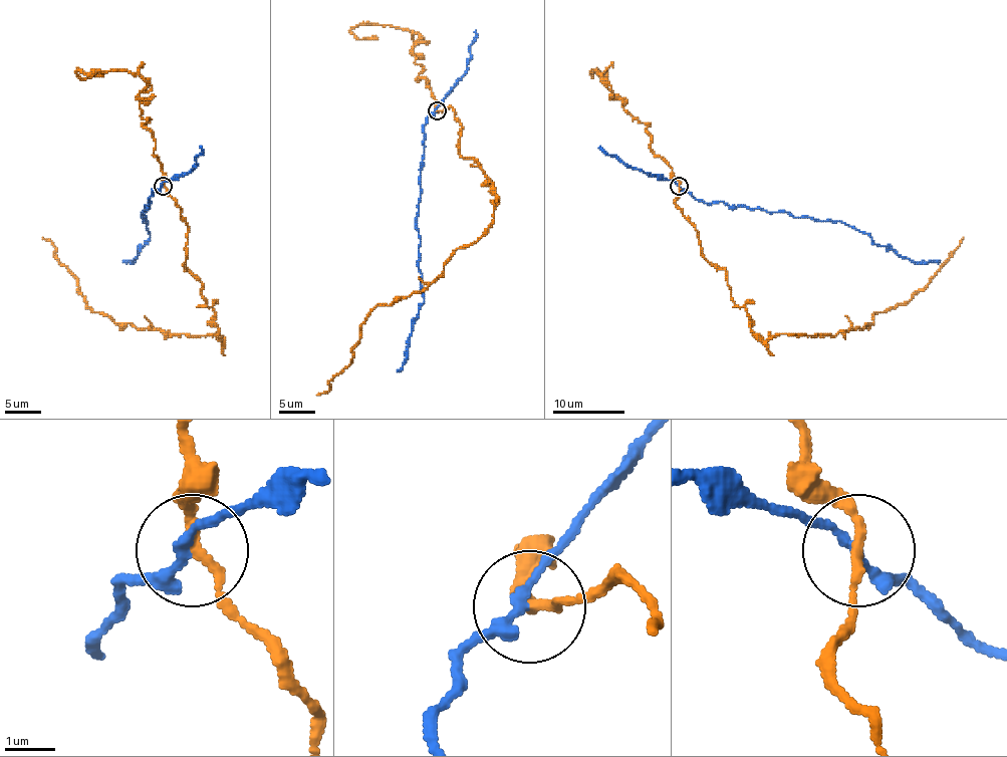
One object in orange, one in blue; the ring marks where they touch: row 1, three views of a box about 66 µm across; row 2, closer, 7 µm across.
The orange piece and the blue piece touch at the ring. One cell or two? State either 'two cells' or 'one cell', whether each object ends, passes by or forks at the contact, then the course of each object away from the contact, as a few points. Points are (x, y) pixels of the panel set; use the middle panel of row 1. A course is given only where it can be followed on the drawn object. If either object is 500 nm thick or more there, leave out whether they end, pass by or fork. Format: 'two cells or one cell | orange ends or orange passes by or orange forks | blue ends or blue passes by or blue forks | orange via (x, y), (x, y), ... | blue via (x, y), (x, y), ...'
two cells | orange passes by | blue passes by | orange via (436, 110), (454, 110), (460, 154), (490, 180), (492, 225), (420, 291), (378, 305), (352, 360), (316, 395) | blue via (436, 110), (428, 117), (420, 163), (417, 227), (424, 298), (406, 346), (406, 360), (397, 371)

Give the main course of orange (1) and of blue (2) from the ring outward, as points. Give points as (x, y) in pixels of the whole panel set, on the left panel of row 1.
1: (162, 185), (187, 230), (186, 267), (223, 340), (90, 310), (42, 237)
2: (162, 185), (154, 191), (143, 212), (150, 233), (145, 246), (132, 262), (122, 260)

